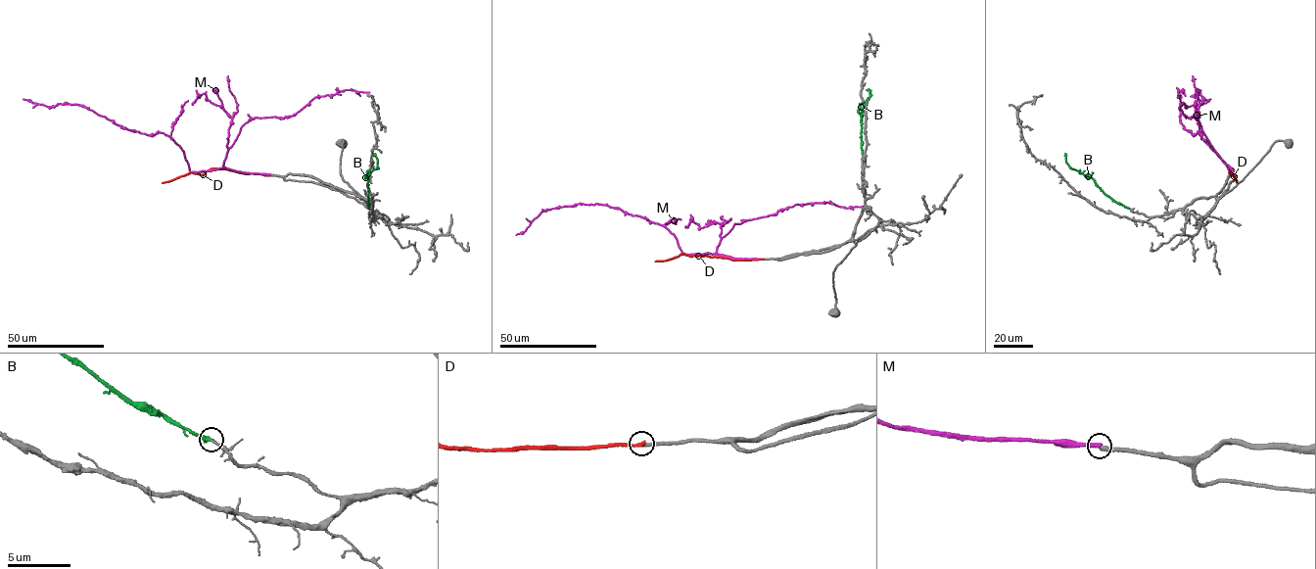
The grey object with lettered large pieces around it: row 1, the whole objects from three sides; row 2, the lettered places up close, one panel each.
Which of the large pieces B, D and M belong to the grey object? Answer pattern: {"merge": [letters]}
{"merge": ["B"]}

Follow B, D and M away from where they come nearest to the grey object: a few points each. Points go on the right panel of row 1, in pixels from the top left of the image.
B: (1129, 208), (1107, 196), (1089, 175), (1071, 168), (1066, 162), (1065, 153)
D: (1235, 175), (1231, 168), (1231, 175), (1229, 172), (1237, 182)
M: (1235, 174), (1198, 132), (1193, 135), (1184, 128), (1179, 117), (1181, 104), (1189, 107), (1210, 99)

